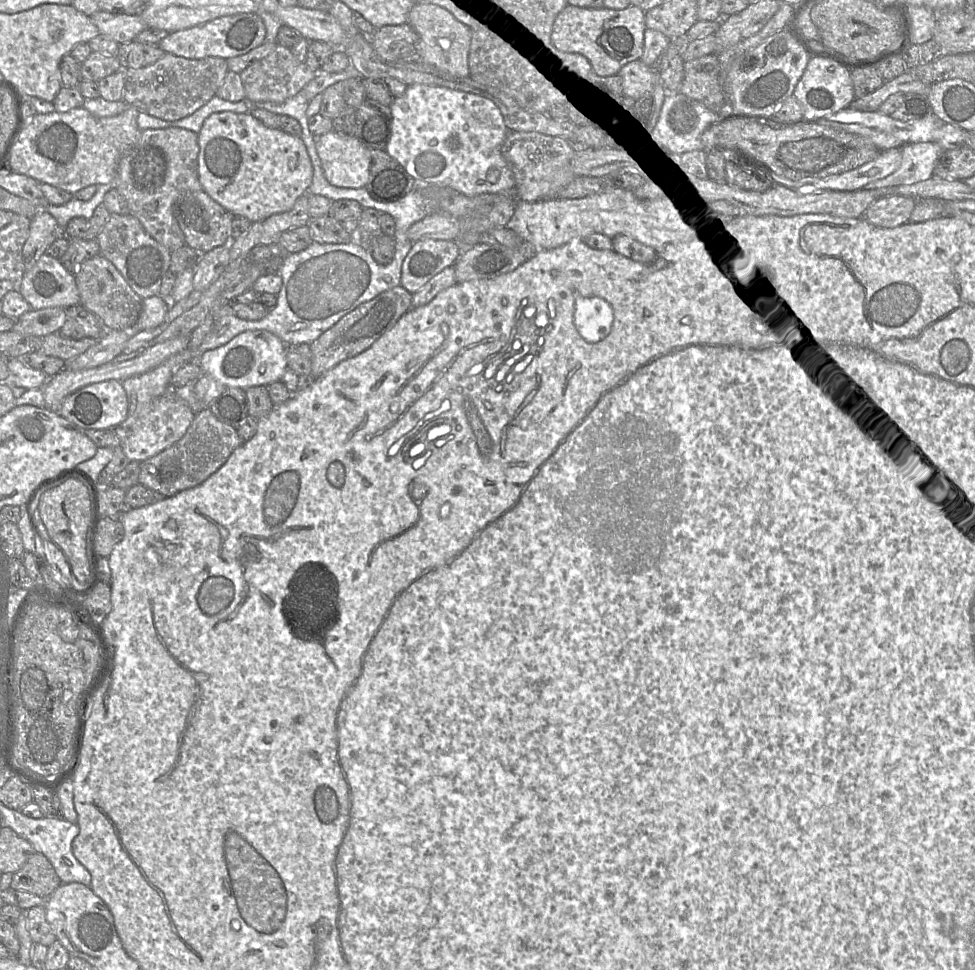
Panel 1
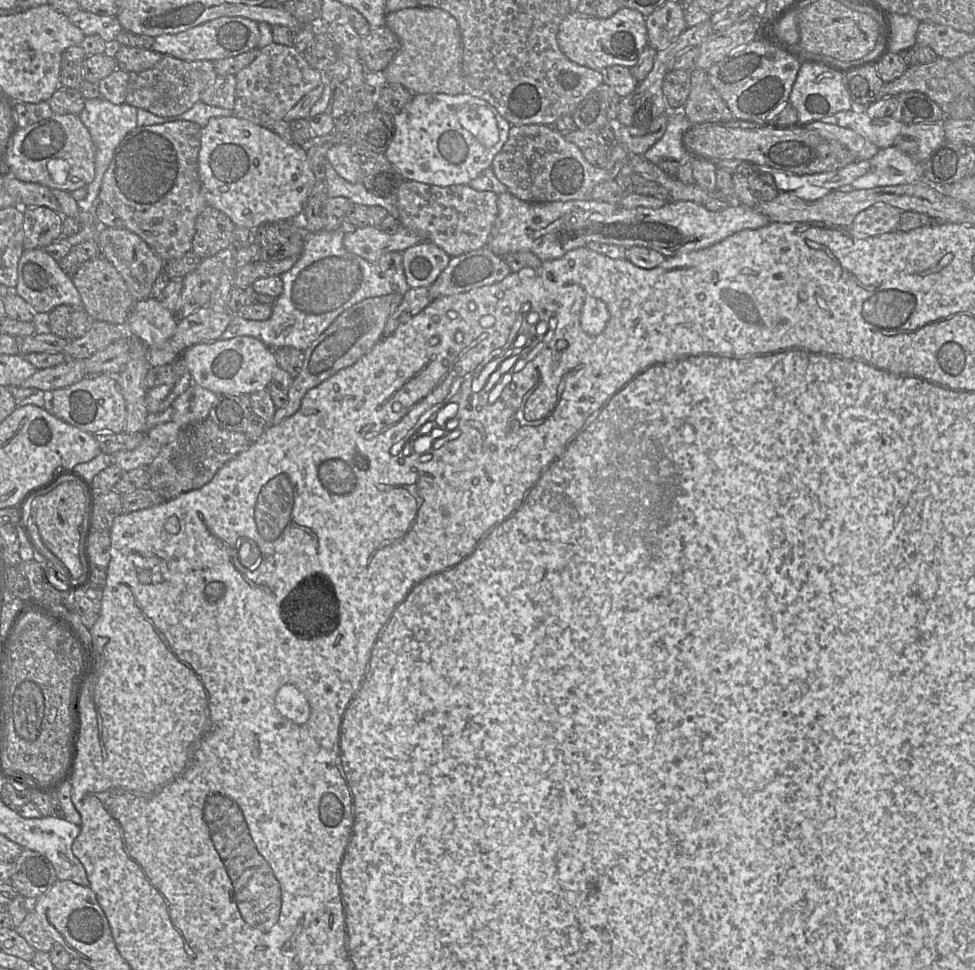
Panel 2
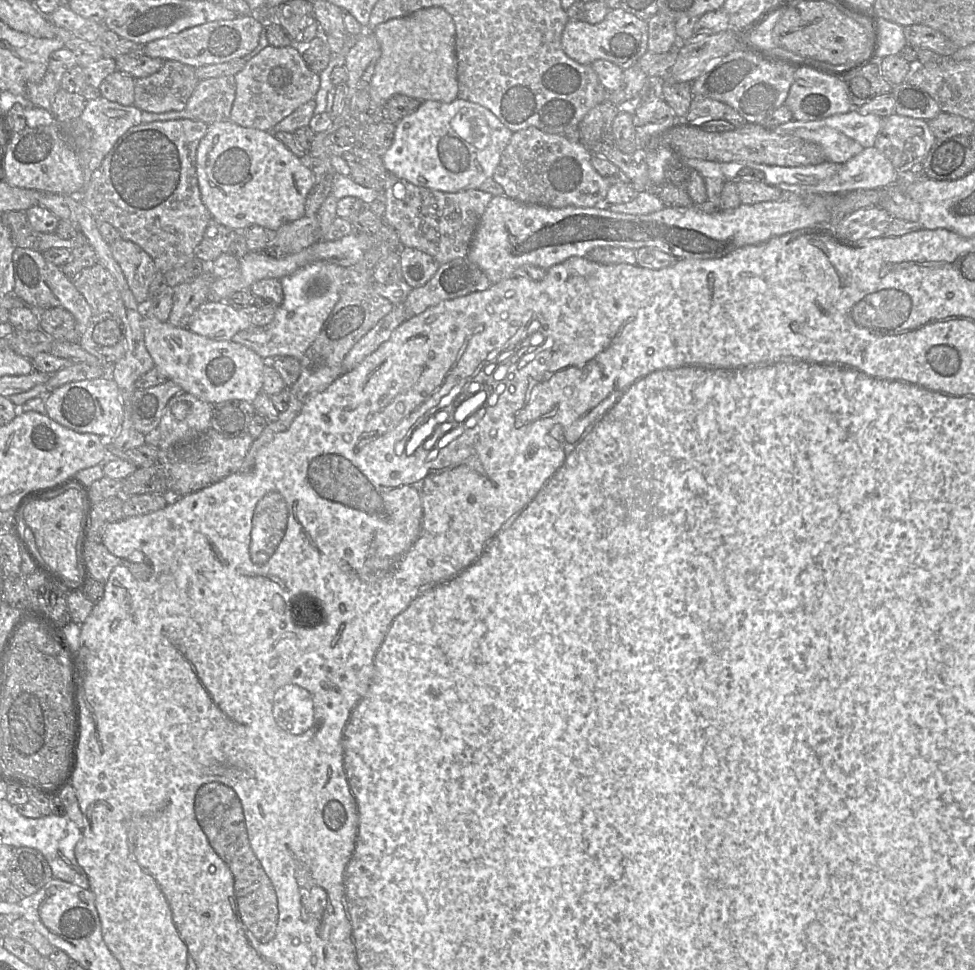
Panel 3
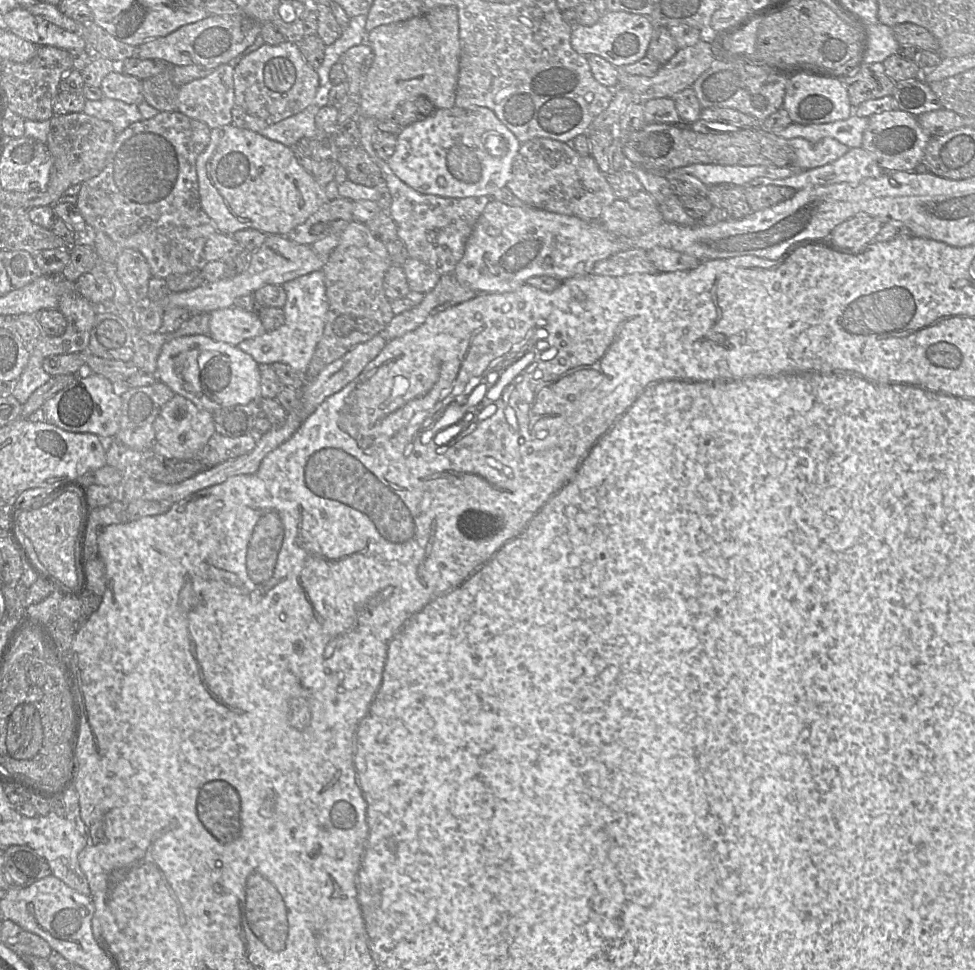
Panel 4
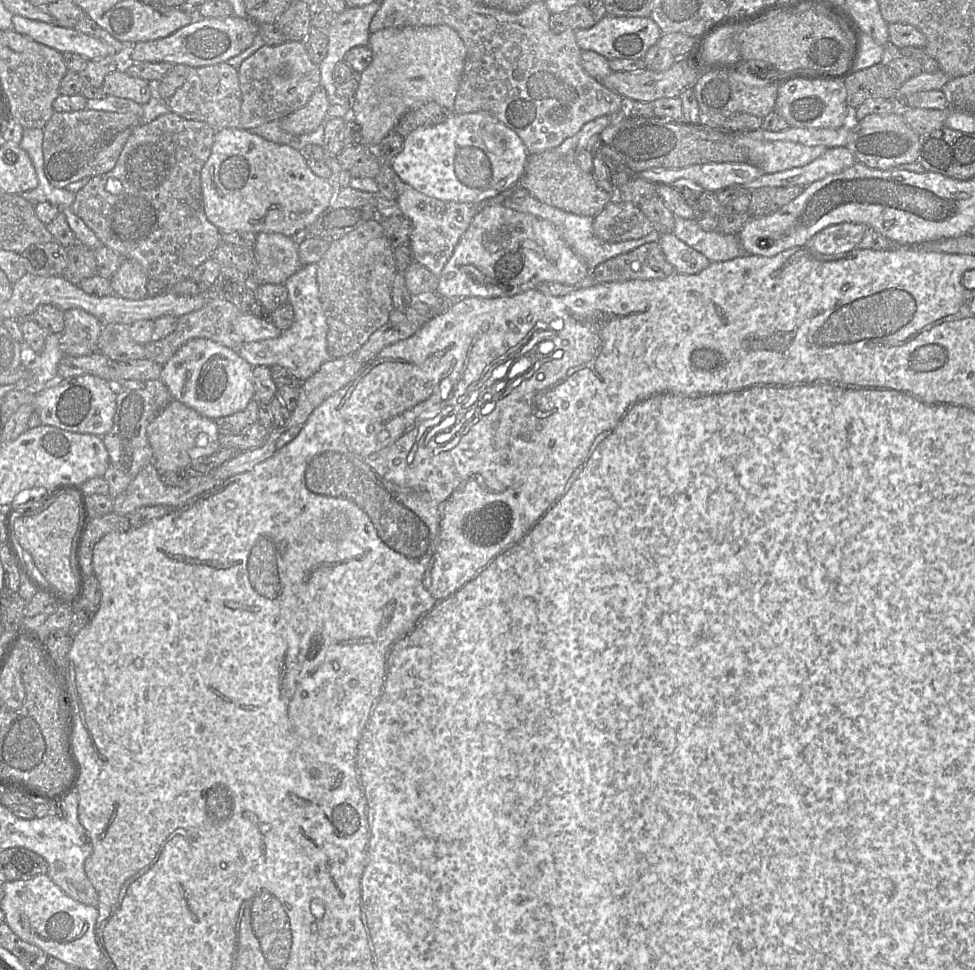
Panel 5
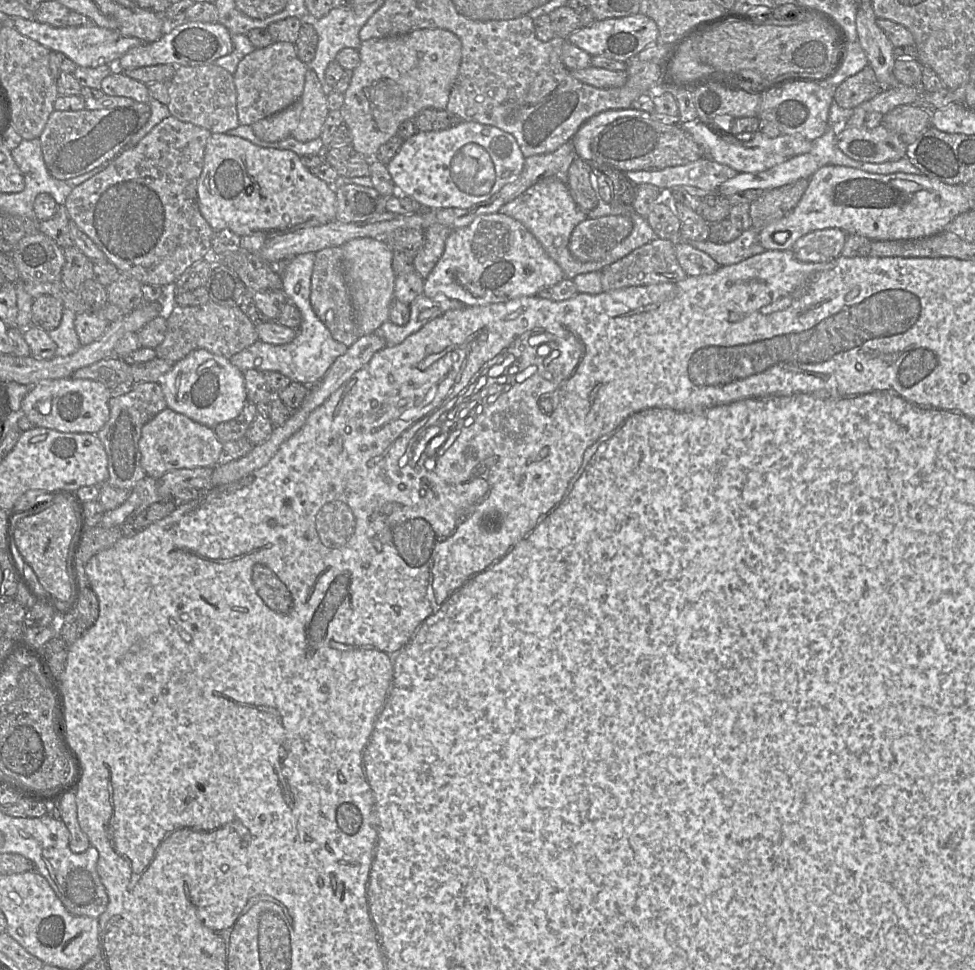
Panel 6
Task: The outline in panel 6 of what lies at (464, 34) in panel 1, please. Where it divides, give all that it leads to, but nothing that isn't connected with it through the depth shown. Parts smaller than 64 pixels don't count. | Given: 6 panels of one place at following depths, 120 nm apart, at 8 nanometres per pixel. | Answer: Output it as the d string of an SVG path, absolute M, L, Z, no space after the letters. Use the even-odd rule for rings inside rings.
M436 28L422 29L411 33L372 38L361 43L360 64L352 72L349 88L344 93L344 104L340 109L344 124L352 134L352 146L369 160L384 143L397 135L400 125L426 108L446 110L450 93L458 77L462 60L461 40L451 31Z

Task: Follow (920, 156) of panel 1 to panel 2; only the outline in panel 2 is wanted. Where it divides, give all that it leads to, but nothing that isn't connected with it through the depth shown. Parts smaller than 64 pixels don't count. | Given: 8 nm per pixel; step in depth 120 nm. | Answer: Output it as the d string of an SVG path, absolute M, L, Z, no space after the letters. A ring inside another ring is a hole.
M899 148L880 149L870 159L870 170L852 182L855 189L923 182L923 163L913 160Z

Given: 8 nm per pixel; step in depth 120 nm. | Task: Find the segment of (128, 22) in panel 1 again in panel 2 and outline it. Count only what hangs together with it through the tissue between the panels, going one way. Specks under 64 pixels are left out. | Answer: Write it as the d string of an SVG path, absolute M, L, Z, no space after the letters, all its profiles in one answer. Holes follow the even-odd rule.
M80 9L68 15L68 18L85 36L99 35L112 47L115 45L115 38L123 30L116 16L101 16Z

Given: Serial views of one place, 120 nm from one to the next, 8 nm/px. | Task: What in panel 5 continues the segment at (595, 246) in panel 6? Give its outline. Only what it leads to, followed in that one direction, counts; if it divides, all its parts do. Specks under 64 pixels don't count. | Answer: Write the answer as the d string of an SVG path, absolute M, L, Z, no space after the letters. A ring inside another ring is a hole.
M616 197L594 216L593 233L607 243L638 239L655 230L638 205Z

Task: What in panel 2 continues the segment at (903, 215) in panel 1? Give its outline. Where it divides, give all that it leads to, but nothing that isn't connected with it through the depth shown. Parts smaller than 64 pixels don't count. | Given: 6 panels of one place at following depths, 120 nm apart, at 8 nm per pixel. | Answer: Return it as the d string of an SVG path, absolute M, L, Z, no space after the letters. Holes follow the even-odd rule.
M878 204L861 211L850 229L859 236L879 236L894 231L900 222L902 210L889 204Z

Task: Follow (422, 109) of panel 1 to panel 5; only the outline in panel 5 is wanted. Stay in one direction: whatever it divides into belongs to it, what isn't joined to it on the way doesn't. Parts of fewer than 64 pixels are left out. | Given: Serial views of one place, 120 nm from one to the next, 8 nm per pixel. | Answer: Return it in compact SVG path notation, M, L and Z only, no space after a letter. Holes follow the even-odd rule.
M486 111L454 114L437 125L419 126L405 137L399 154L391 160L397 175L425 195L443 201L481 204L486 199L517 186L525 173L529 152L519 135Z

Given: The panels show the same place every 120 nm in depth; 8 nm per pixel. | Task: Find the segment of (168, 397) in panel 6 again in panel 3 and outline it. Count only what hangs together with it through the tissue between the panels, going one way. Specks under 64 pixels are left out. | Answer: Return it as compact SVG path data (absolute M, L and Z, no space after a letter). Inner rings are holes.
M144 315L141 321L145 346L155 367L167 377L199 399L217 403L242 399L253 403L263 391L263 370L267 363L250 348L232 340L213 340L189 330Z

